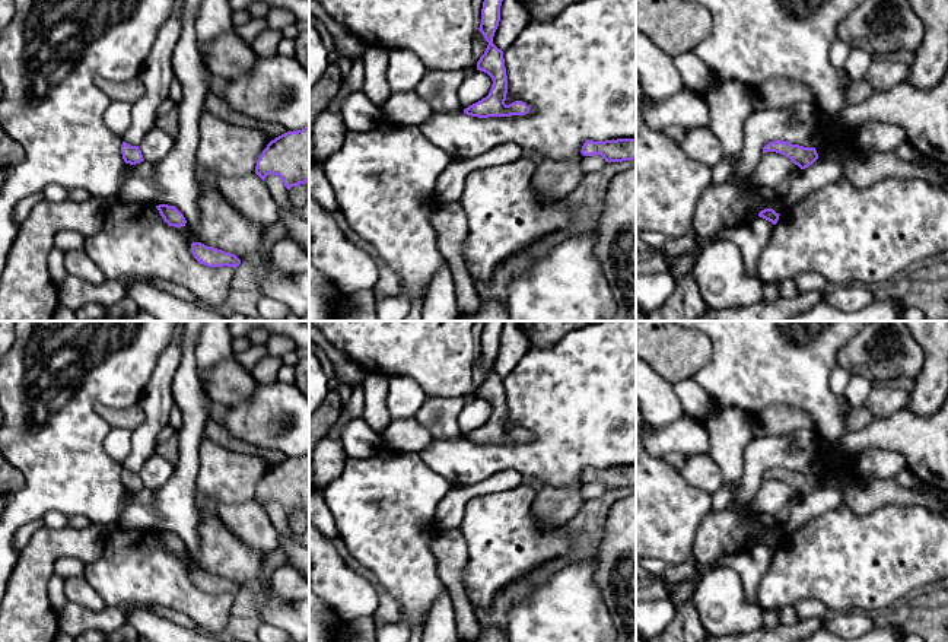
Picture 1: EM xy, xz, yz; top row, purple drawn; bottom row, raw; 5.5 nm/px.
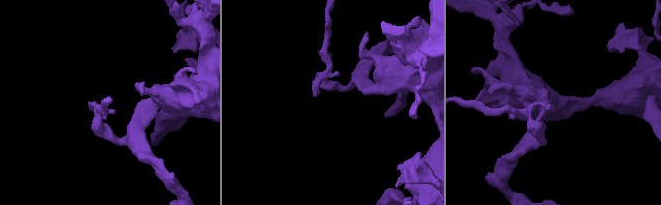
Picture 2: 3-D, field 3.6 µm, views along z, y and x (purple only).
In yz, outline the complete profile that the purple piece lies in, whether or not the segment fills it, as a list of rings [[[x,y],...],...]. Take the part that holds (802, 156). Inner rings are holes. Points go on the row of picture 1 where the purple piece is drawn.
[[[776,140],[770,142],[763,147],[763,153],[776,152],[789,158],[801,169],[808,168],[818,159],[815,147],[804,147],[799,144],[792,144],[789,142]]]

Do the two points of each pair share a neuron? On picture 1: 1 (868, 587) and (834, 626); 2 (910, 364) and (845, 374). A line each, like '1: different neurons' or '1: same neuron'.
1: different neurons
2: different neurons

